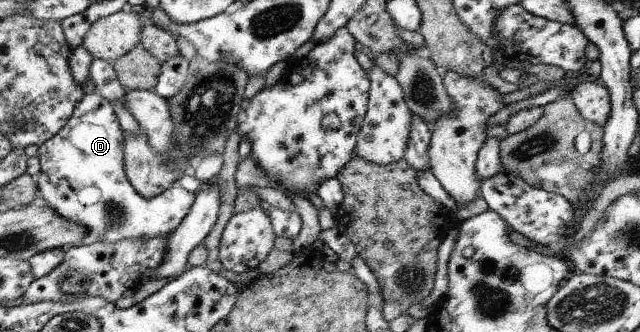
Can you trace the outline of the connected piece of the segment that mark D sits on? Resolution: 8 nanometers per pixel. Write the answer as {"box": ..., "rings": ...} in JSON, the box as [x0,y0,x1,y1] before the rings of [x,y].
{"box":[34,91,194,241],"rings":[[[95,91],[83,94],[63,128],[38,146],[39,173],[34,177],[38,193],[61,218],[82,226],[85,234],[99,235],[98,241],[171,235],[189,212],[194,193],[172,185],[152,199],[139,197],[124,173],[123,143],[111,103]]]}

